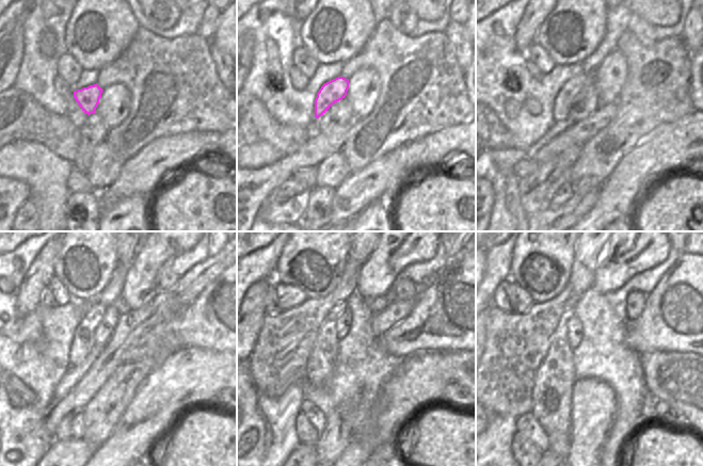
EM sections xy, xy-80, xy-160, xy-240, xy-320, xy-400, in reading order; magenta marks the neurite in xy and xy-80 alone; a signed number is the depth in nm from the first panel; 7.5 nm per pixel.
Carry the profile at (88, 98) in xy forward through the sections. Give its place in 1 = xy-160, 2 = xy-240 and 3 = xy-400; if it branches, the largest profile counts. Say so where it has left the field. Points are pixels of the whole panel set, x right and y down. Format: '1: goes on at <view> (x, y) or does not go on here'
1: goes on at xy-160 (562, 103)
2: goes on at xy-240 (83, 341)
3: goes on at xy-400 (553, 391)

